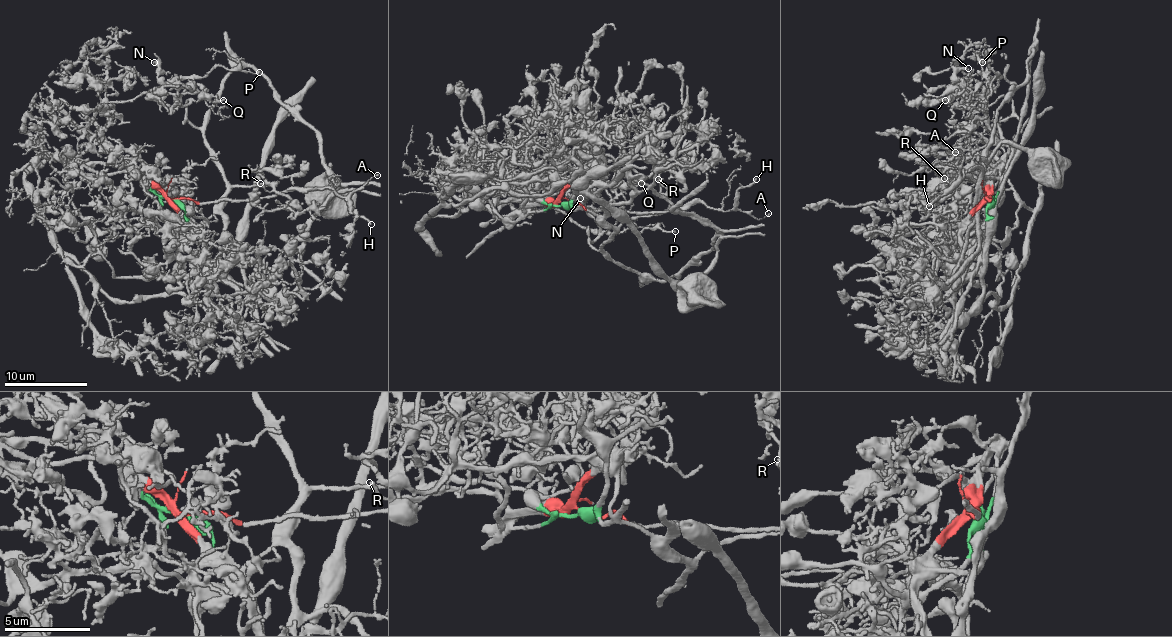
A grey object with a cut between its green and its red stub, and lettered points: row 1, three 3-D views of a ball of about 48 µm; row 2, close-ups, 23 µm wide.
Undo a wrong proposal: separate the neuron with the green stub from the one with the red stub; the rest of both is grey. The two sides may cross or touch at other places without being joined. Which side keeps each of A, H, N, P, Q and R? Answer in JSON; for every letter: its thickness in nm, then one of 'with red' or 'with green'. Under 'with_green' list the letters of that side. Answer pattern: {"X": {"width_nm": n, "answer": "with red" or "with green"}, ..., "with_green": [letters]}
{"A": {"width_nm": 90, "answer": "with red"}, "H": {"width_nm": 170, "answer": "with red"}, "N": {"width_nm": 240, "answer": "with green"}, "P": {"width_nm": 140, "answer": "with red"}, "Q": {"width_nm": 130, "answer": "with green"}, "R": {"width_nm": 140, "answer": "with green"}, "with_green": ["N", "Q", "R"]}

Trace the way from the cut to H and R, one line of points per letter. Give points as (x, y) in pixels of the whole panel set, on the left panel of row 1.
H: (174, 198), (204, 202), (276, 196), (304, 188), (332, 188), (346, 198), (354, 214), (371, 224)
R: (174, 198), (192, 221), (202, 223), (214, 213), (217, 201), (230, 189), (277, 182), (267, 190), (259, 183)

